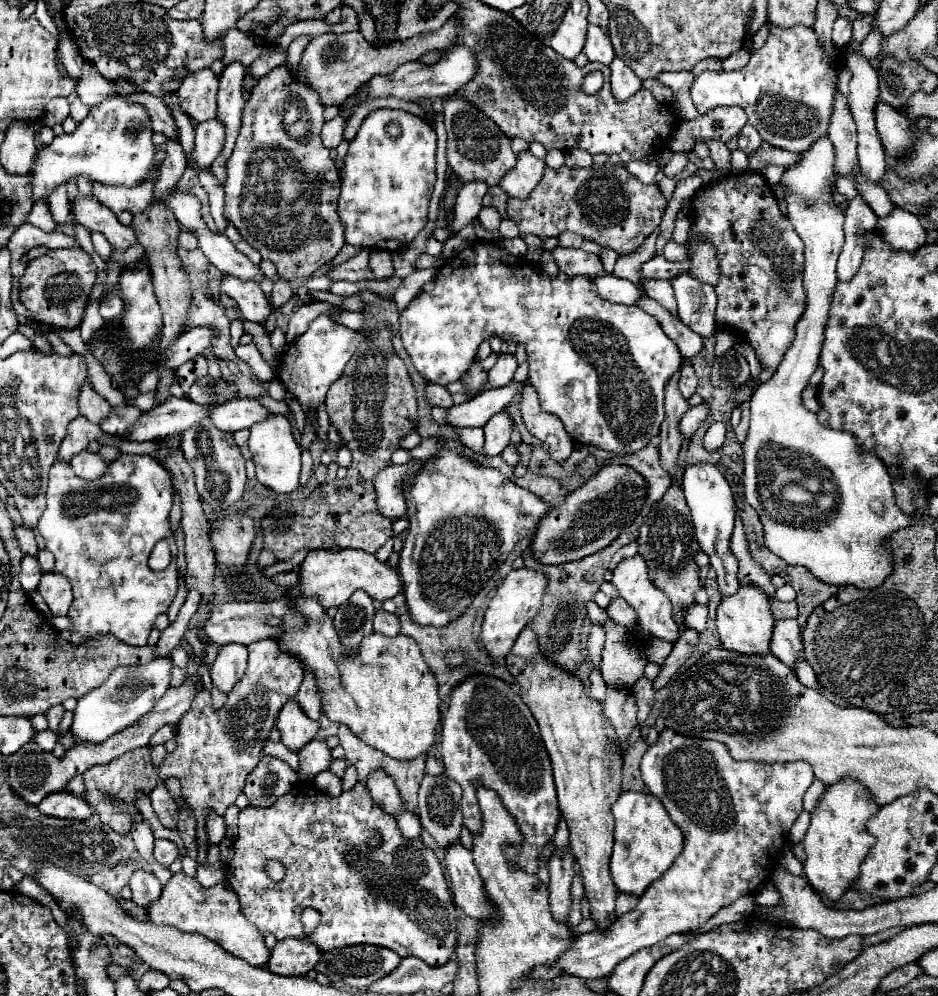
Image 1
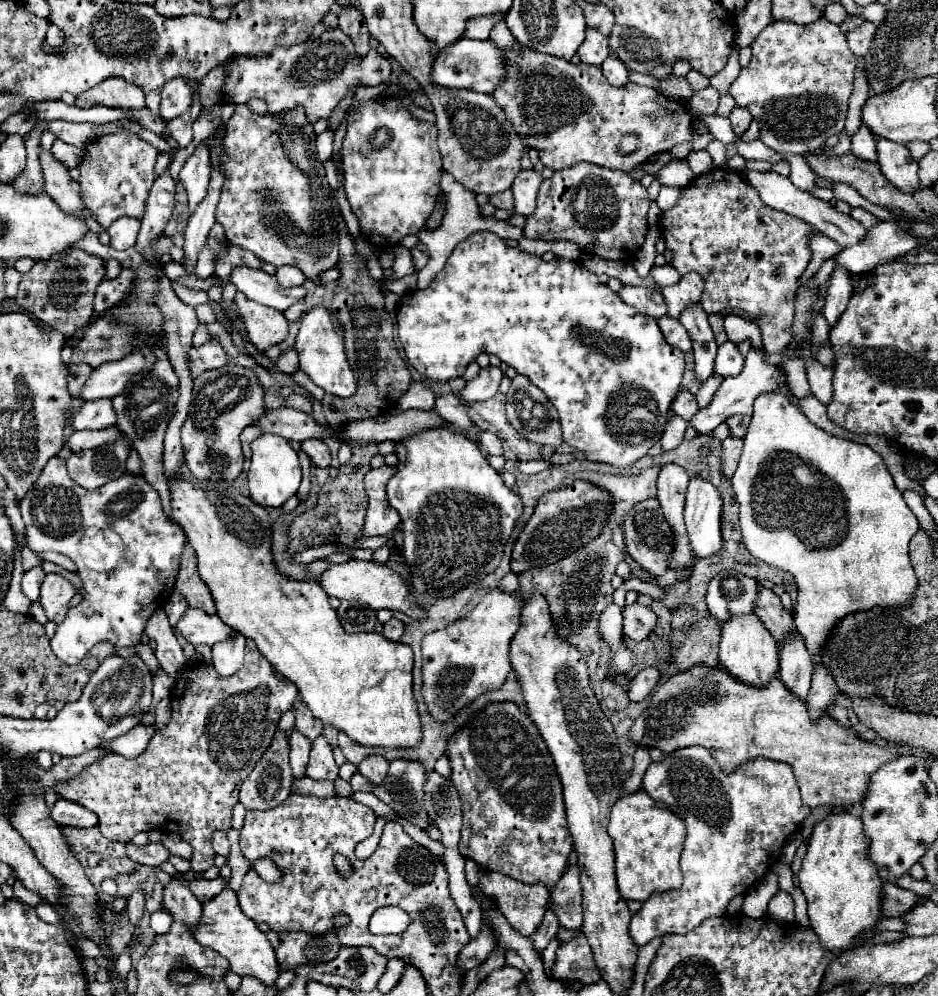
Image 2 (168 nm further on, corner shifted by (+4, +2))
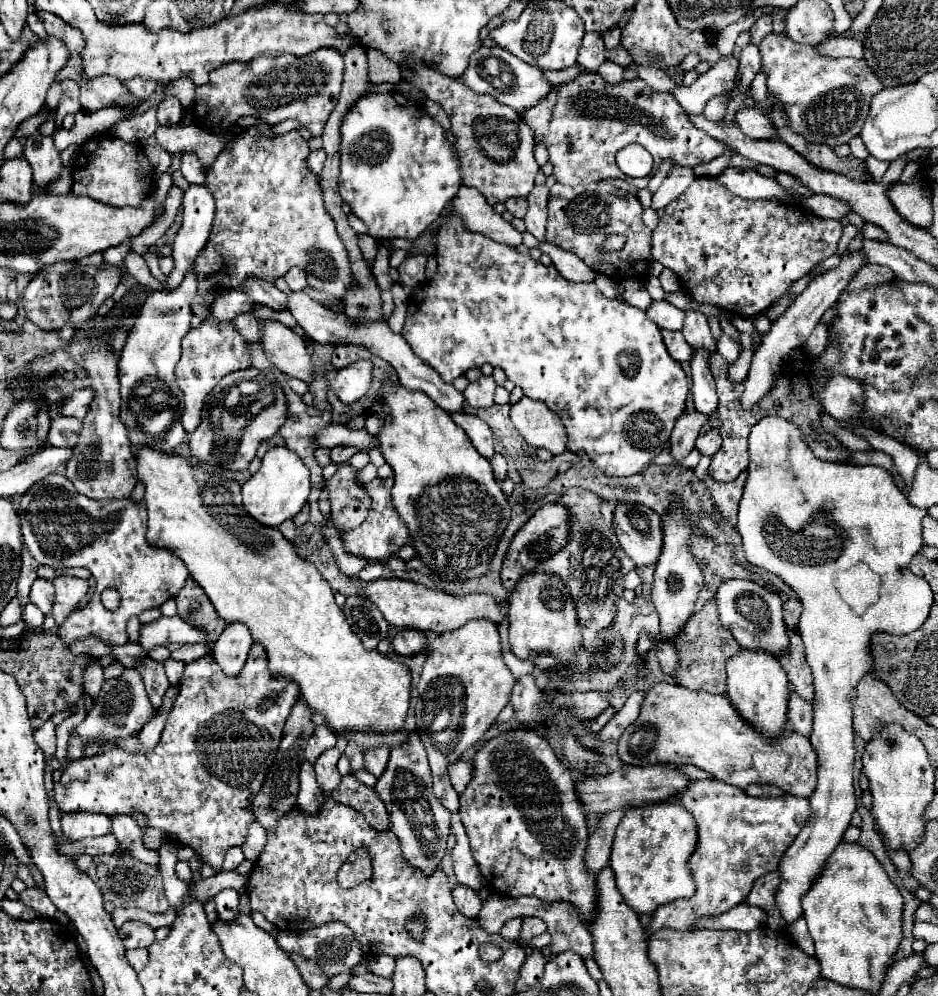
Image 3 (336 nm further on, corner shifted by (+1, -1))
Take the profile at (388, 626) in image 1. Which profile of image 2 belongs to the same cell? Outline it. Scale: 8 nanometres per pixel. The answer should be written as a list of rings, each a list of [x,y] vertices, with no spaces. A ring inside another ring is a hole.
[[[391,618],[385,626],[383,626],[383,636],[387,638],[387,640],[391,640],[391,642],[397,642],[399,638],[401,638],[401,634],[403,634],[403,622],[401,620],[397,620],[397,618]]]

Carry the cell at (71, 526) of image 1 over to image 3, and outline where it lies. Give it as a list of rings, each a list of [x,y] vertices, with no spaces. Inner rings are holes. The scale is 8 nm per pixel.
[[[54,473],[44,477],[22,495],[20,525],[22,539],[40,565],[54,569],[86,567],[96,581],[96,593],[90,603],[76,609],[74,615],[58,627],[58,637],[66,647],[90,635],[108,645],[126,645],[128,619],[176,597],[188,579],[186,565],[182,565],[170,549],[158,549],[146,541],[144,501],[136,503],[130,497],[118,501],[90,501],[90,497],[82,497],[74,491],[66,475]],[[108,587],[120,593],[120,607],[116,611],[108,611],[100,601],[100,593]]]

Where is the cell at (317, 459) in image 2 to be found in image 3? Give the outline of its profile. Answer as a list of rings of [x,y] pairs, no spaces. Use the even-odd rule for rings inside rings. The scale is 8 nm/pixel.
[[[334,447],[334,449],[330,451],[330,459],[332,459],[332,463],[342,465],[342,463],[346,463],[354,453],[358,453],[358,451],[354,451],[354,447]]]

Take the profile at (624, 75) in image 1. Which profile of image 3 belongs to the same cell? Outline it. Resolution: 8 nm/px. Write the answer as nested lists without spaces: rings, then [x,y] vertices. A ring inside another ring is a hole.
[[[606,61],[600,69],[598,69],[598,73],[602,75],[602,79],[604,81],[608,81],[608,83],[620,83],[624,77],[624,67],[620,67],[620,65],[614,65],[612,61]]]

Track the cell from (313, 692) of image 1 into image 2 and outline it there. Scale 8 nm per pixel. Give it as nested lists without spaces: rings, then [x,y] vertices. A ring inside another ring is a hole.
[[[297,704],[297,722],[295,722],[295,730],[301,732],[303,736],[307,736],[307,738],[313,742],[317,736],[321,736],[323,724],[321,724],[317,718],[313,718],[313,714],[311,714],[311,710],[307,710],[307,706]]]

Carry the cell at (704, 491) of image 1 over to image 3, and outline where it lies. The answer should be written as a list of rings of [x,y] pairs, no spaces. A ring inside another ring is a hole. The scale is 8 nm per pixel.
[[[746,581],[744,591],[716,591],[716,601],[722,603],[718,607],[722,625],[730,629],[730,633],[742,647],[764,649],[776,657],[788,649],[788,635],[782,619],[782,601],[778,595],[762,591],[760,585]]]

